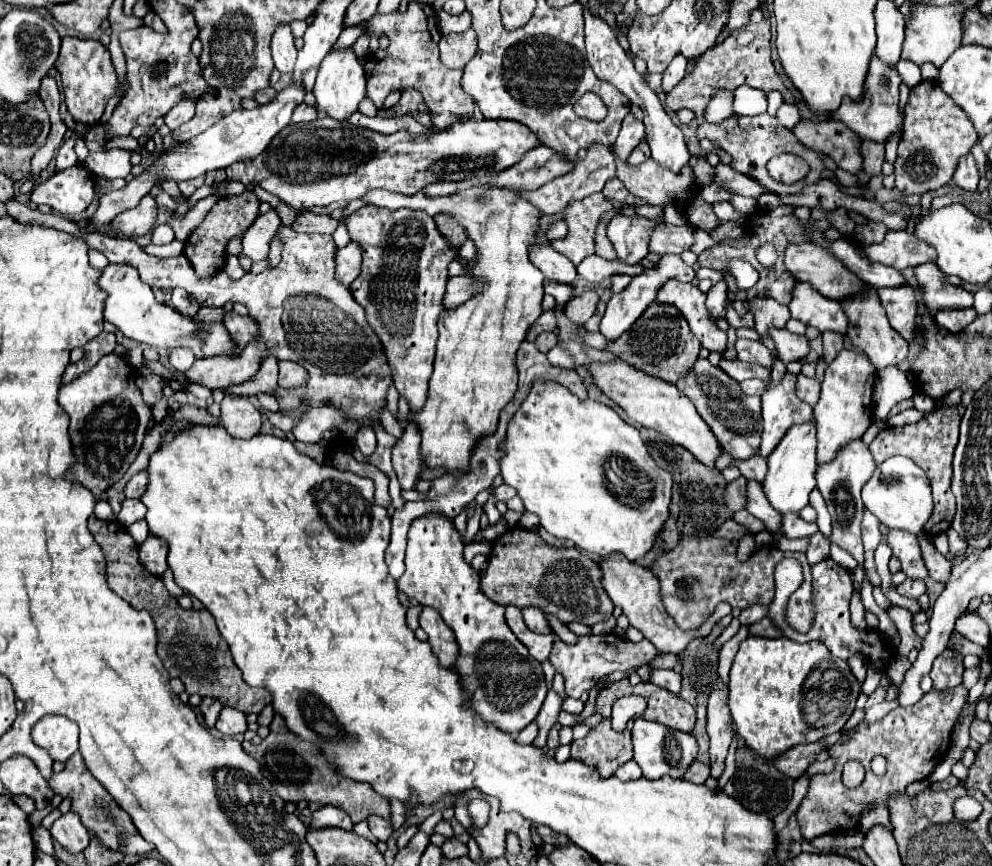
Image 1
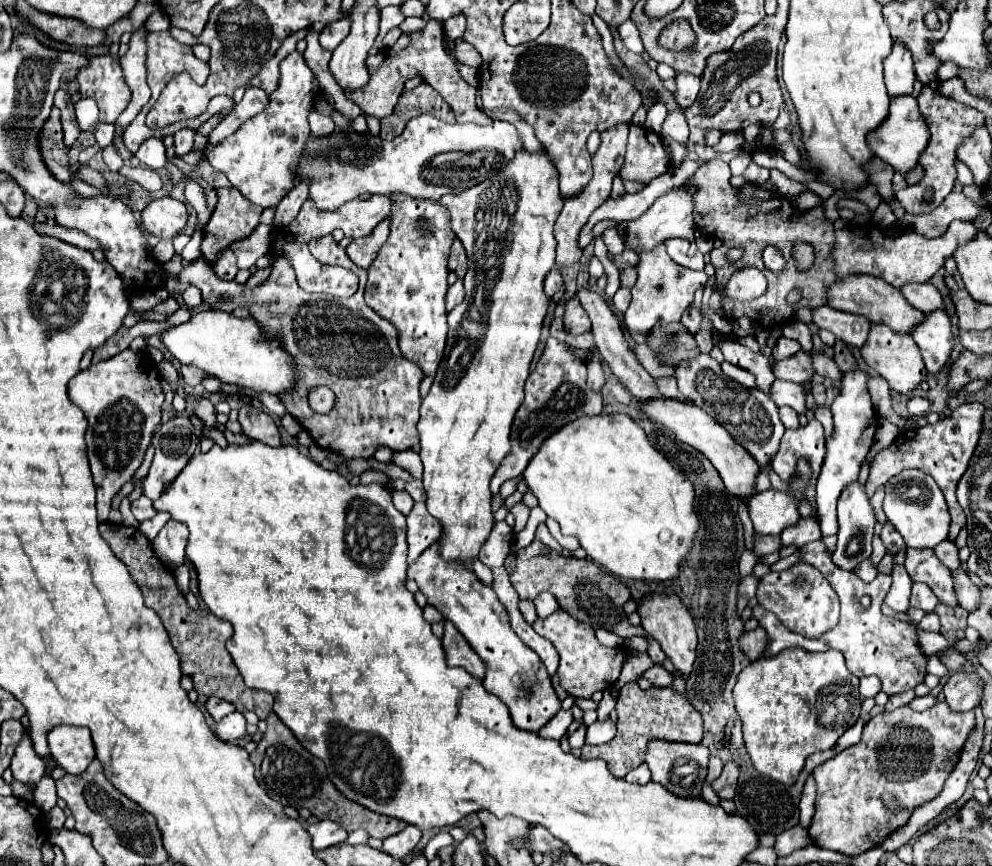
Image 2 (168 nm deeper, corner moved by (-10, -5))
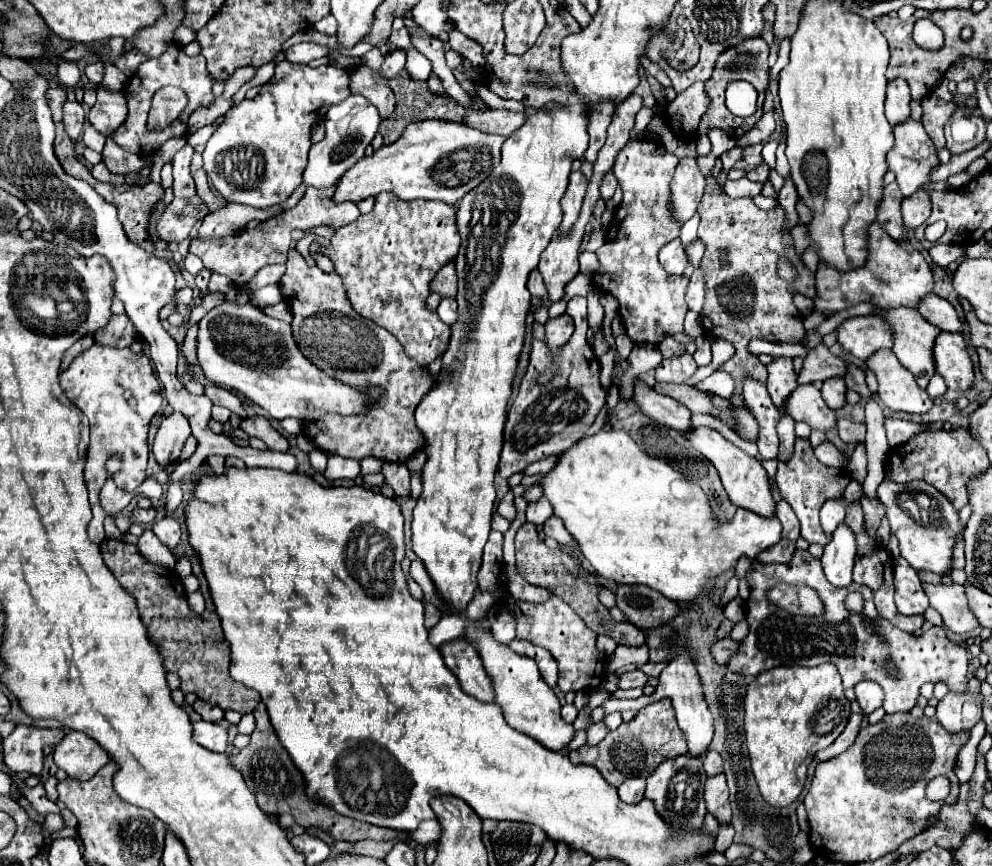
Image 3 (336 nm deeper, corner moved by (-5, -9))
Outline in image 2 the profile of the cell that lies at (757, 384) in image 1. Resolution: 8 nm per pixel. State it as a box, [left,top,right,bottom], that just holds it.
[768,379,806,413]

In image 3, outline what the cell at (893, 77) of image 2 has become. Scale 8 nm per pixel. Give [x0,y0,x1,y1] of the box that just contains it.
[885,79,911,127]

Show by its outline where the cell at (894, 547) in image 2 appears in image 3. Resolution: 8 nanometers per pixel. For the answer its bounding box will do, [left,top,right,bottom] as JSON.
[863,399,887,497]

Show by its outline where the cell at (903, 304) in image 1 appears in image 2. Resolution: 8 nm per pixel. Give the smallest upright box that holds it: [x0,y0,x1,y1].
[910,311,954,373]

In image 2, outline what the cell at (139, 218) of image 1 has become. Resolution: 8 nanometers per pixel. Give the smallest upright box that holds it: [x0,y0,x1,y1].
[142,197,188,263]

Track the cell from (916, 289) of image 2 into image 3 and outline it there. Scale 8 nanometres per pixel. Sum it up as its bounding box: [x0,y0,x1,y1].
[919,293,963,333]

